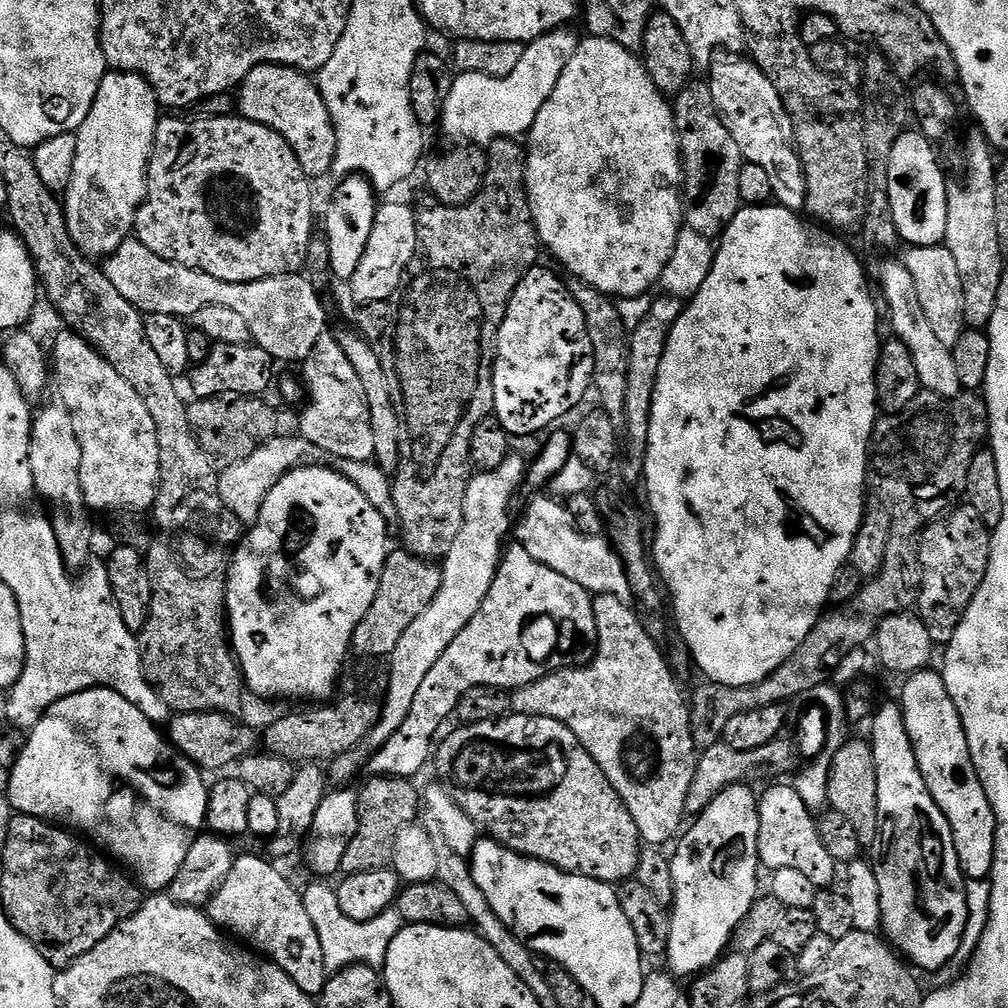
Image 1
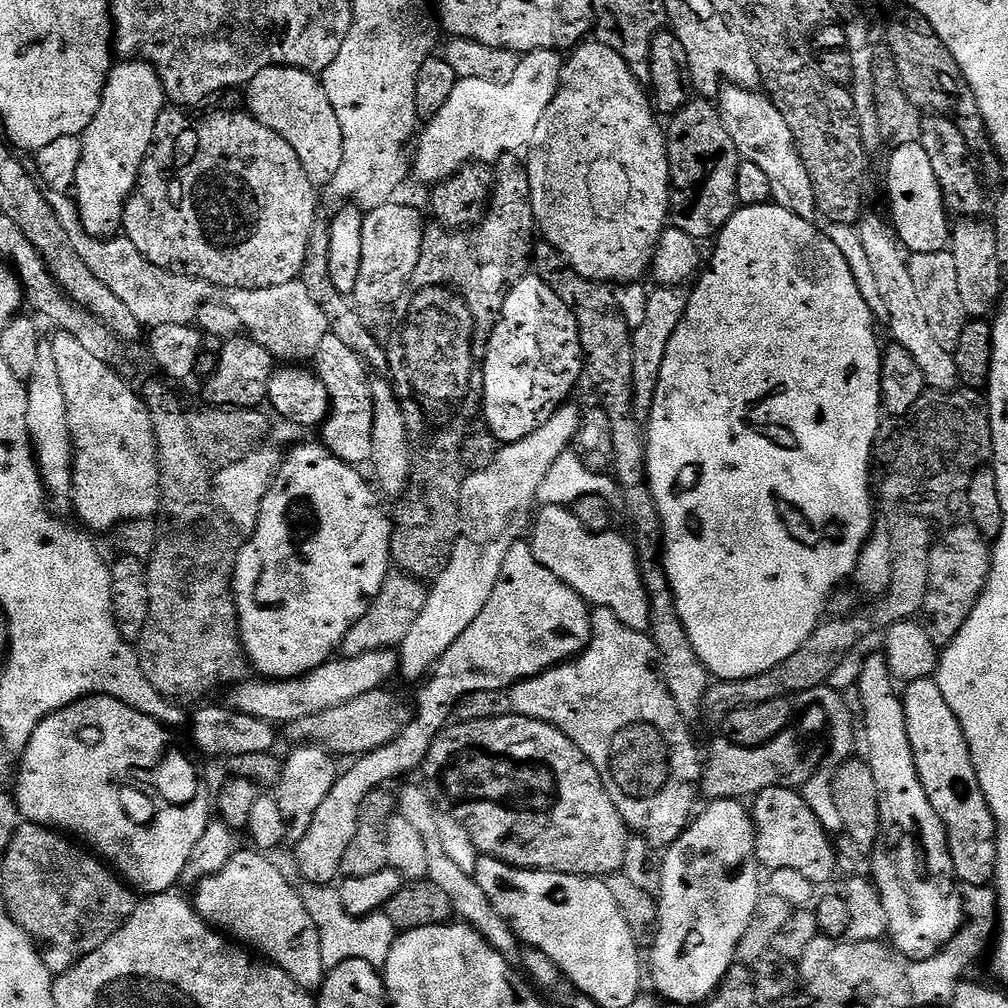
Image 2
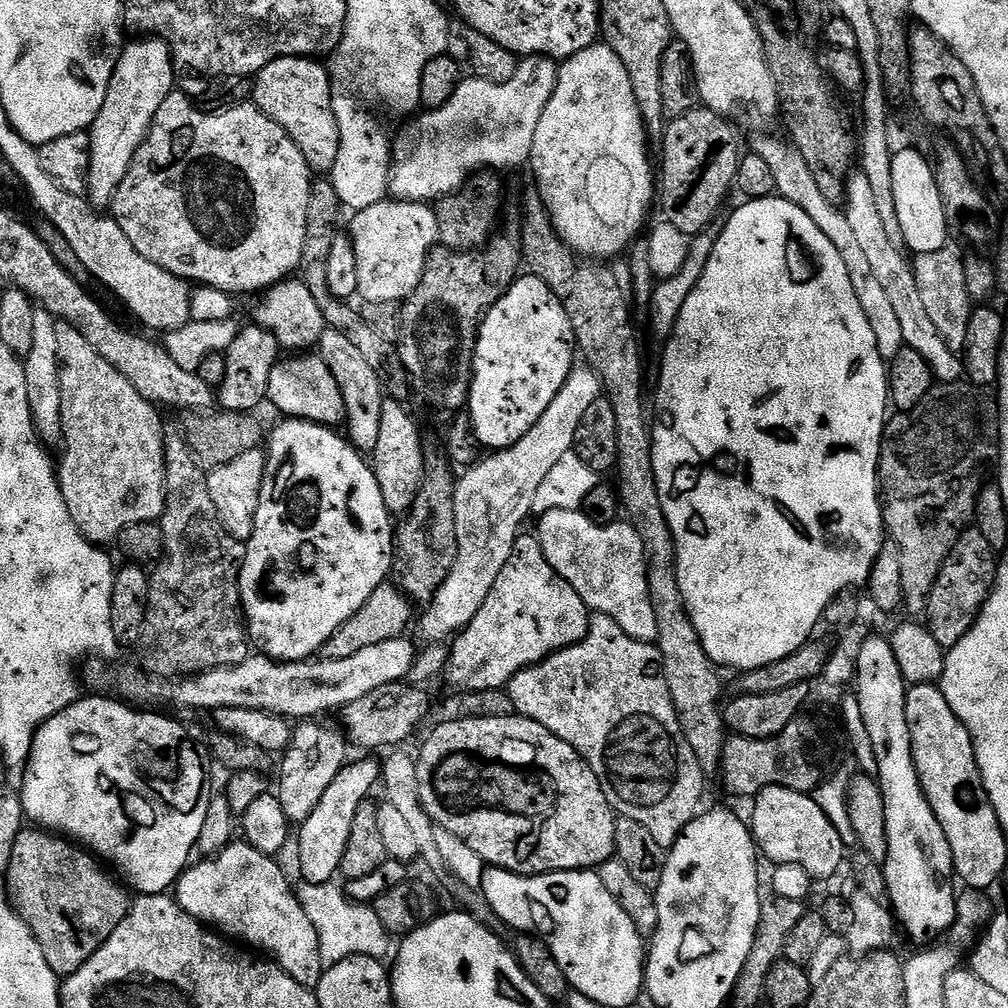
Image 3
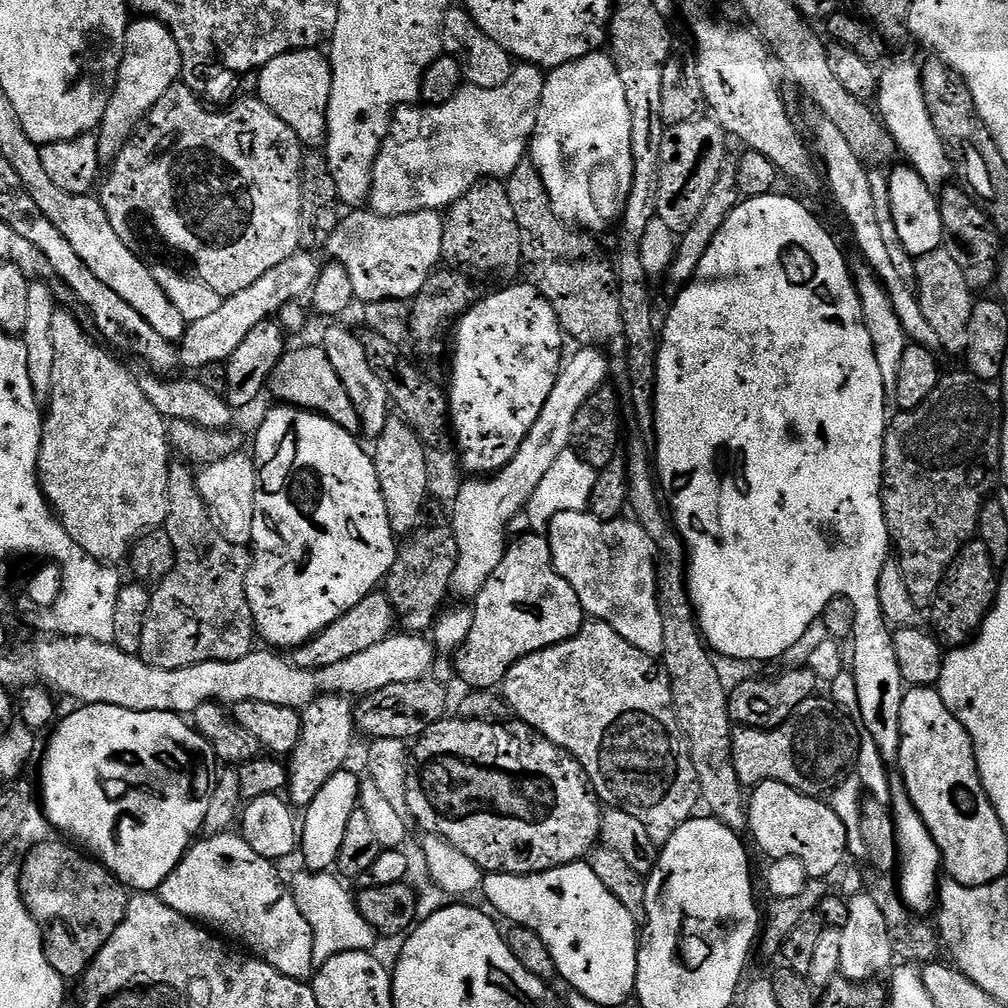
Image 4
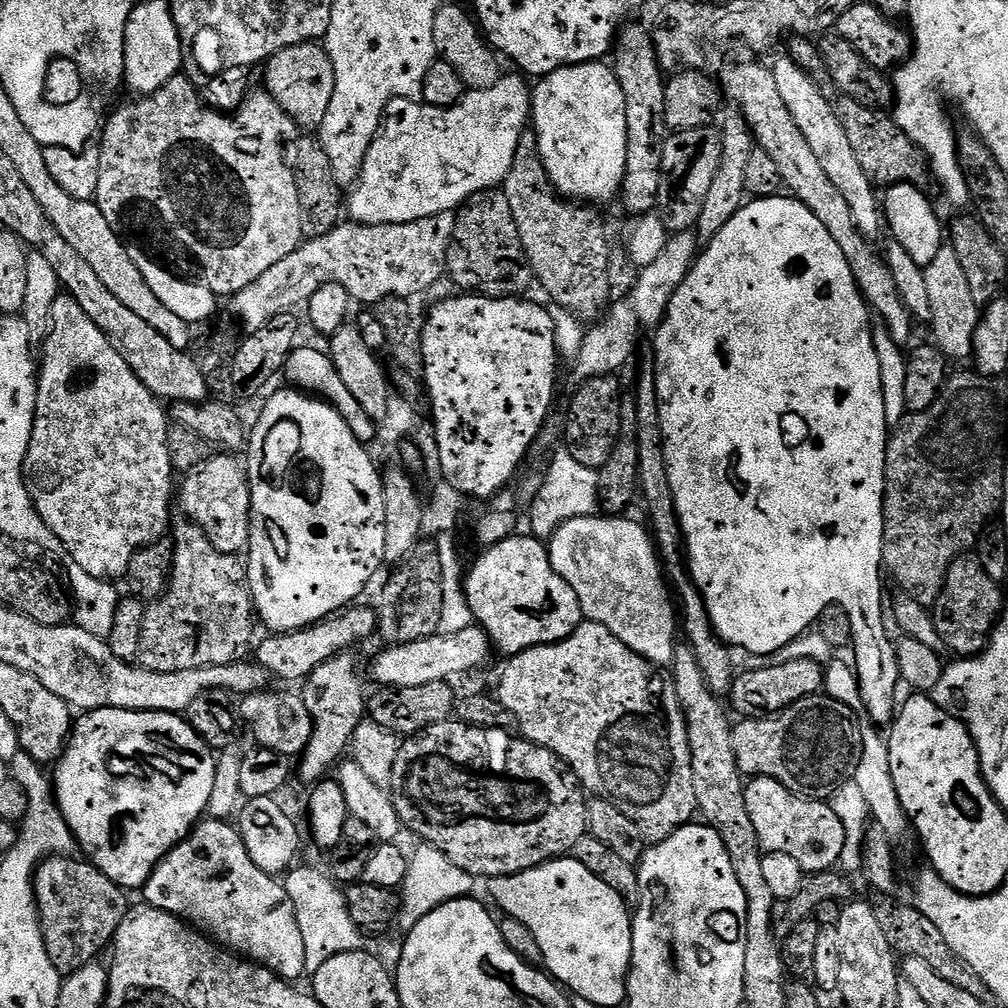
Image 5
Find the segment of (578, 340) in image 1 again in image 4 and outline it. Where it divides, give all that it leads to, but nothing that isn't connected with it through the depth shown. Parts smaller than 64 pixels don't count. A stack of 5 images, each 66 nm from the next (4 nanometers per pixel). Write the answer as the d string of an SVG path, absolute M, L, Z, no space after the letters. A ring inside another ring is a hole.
M525 282L525 284L512 284L509 288L504 288L501 292L496 292L493 296L477 299L476 303L469 307L468 311L455 321L454 333L456 332L456 349L452 352L452 385L448 388L448 404L452 407L452 428L454 433L454 444L458 449L459 462L463 471L468 474L491 474L500 472L518 454L522 442L530 434L534 422L538 422L538 414L542 414L542 406L546 406L546 398L550 398L550 390L554 390L554 382L558 378L562 367L562 355L560 351L564 348L566 333L560 327L560 320L554 314L554 306L546 302L546 298L536 289L535 284Z

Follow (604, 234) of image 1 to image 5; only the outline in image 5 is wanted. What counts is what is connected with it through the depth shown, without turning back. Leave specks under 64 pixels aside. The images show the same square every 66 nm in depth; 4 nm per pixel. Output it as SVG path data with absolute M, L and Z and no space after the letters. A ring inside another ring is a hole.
M593 62L591 64L571 64L565 68L559 68L543 77L539 81L540 85L532 88L532 115L530 117L531 127L536 133L536 144L540 147L540 157L546 166L546 174L550 178L550 182L556 187L556 191L561 196L573 202L591 202L593 205L600 206L603 200L617 199L620 187L622 186L622 178L626 174L626 142L628 135L626 134L626 98L622 94L622 86L618 82L615 71L611 67L607 68L607 63Z

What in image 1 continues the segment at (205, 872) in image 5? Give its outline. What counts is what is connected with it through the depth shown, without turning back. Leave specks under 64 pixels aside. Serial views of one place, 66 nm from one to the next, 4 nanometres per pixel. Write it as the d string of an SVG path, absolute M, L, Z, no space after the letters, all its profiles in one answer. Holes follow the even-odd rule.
M237 855L233 859L230 874L226 874L220 889L206 905L206 915L217 928L228 934L233 932L237 941L279 966L307 996L318 998L324 993L330 975L322 958L318 930L314 930L314 922L306 914L298 888L296 892L295 886L274 865L267 864L272 862L261 856Z

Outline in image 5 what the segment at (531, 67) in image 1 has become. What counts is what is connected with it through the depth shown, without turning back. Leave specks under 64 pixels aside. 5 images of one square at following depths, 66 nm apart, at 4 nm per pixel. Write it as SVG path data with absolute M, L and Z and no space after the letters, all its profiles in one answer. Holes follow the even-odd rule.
M501 75L500 81L486 90L468 90L464 97L453 108L432 108L429 104L419 100L392 100L384 111L384 122L380 126L380 132L376 141L366 150L366 158L360 167L360 179L346 196L346 212L353 221L358 224L405 224L406 222L418 222L422 218L437 216L443 212L455 213L460 205L465 204L474 194L484 192L488 188L503 185L506 174L510 174L510 166L514 162L514 154L520 145L522 134L529 127L532 115L532 88L529 81L523 75Z

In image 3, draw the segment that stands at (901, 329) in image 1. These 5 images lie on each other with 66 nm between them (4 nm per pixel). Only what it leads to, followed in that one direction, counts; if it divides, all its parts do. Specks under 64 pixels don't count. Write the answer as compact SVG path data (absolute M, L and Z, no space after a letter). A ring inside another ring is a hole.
M859 170L849 171L846 177L842 210L850 222L856 241L859 242L864 255L868 258L872 273L876 275L877 281L884 287L884 291L888 295L896 317L902 325L902 338L905 345L918 350L918 354L922 354L922 358L926 358L933 377L939 383L957 383L964 376L964 361L961 353L950 350L950 347L946 346L945 339L938 334L933 320L926 314L922 298L918 295L918 282L916 275L912 273L912 264L905 254L898 253L889 243L885 227L877 211L876 202L873 199L869 179Z

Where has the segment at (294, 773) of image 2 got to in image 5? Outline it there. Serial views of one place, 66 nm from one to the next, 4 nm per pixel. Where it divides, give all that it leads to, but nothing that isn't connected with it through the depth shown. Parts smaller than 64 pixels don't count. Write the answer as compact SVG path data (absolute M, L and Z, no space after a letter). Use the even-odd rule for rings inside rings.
M345 654L330 658L330 662L322 662L322 666L318 666L314 674L310 674L307 680L303 681L302 695L306 710L310 710L312 737L299 757L298 776L301 776L308 786L319 784L333 771L334 766L341 763L342 757L349 751L354 730L358 730L361 720L365 719L366 692L364 696L360 668L354 657L355 655Z

